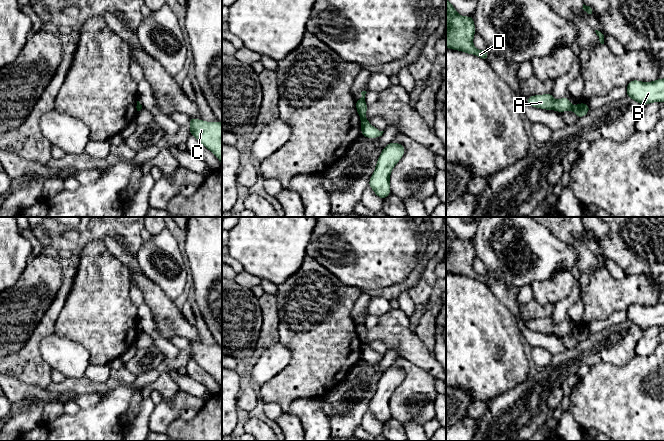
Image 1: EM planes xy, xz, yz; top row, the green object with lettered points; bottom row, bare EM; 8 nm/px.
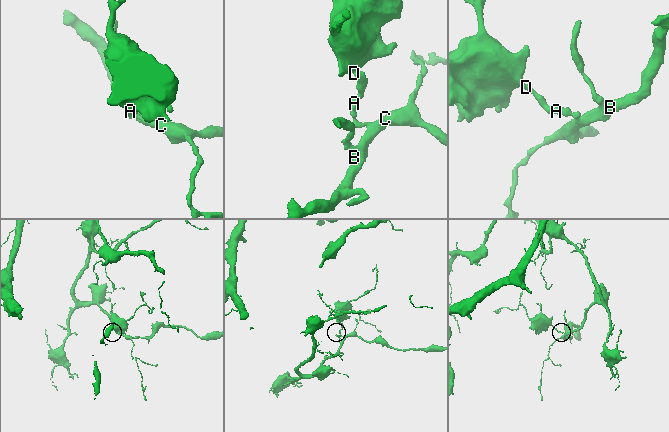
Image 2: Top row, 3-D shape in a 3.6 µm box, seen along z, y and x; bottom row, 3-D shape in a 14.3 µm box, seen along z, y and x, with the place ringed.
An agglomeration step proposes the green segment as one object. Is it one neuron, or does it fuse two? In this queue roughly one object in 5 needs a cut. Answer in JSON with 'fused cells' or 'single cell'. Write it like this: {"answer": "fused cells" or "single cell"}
{"answer": "fused cells"}

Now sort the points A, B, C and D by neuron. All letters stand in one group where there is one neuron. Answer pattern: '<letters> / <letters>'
A D / B C

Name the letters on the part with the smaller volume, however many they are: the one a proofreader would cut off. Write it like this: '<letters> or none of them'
A, D

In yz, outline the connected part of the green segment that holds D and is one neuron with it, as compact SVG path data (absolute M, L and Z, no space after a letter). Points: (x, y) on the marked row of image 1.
M446 0L446 48L474 54L487 61L488 50L478 50L474 47L474 35L473 16L459 15L454 6Z

